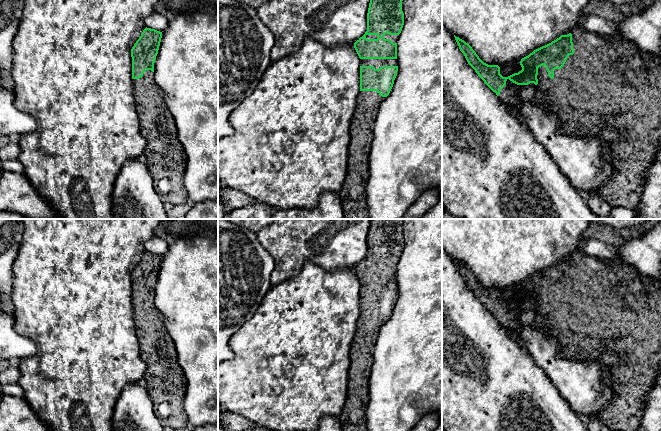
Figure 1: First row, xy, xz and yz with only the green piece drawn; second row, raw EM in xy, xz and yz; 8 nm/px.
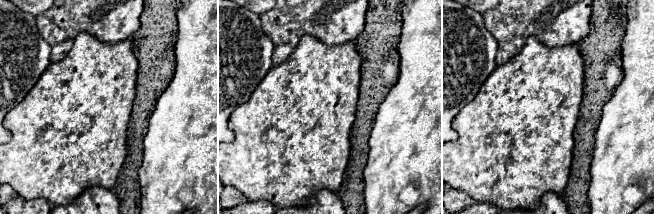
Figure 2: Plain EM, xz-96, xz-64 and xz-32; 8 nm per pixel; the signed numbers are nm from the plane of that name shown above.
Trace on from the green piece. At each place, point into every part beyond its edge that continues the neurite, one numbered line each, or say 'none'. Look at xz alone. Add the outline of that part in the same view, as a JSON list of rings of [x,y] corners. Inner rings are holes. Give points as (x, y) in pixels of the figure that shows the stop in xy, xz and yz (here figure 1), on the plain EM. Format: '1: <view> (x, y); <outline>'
1: xz (377, 287); [[[360,283],[360,290],[373,290],[379,293],[381,290],[398,290],[397,283]]]

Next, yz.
1: yz (608, 307); [[[574,252],[571,258],[574,278],[568,280],[561,293],[554,294],[554,302],[548,300],[544,289],[538,292],[534,327],[558,339],[562,357],[587,361],[606,352],[618,356],[618,366],[603,374],[603,379],[612,389],[613,400],[596,414],[596,420],[613,431],[637,431],[643,415],[645,396],[661,373],[661,282],[641,277],[632,266],[616,257],[602,260]]]

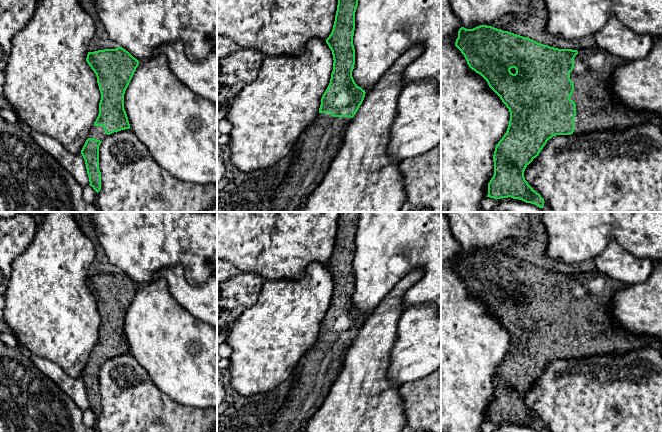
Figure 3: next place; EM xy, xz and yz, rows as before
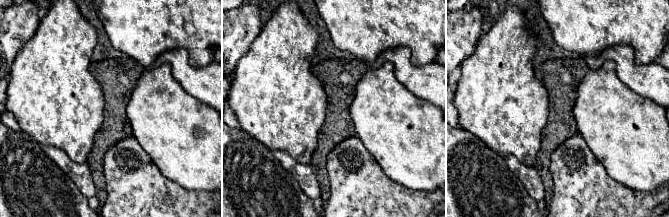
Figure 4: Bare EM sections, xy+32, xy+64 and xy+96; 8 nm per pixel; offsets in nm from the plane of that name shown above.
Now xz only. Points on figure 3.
1: xz (315, 373); [[[317,338],[295,367],[289,395],[269,432],[304,432],[339,376],[351,344]]]

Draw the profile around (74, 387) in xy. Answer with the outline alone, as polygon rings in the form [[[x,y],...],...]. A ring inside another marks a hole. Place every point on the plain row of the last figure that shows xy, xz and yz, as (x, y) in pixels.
[[[30,355],[35,366],[67,393],[82,411],[90,408],[85,384],[81,377],[73,378],[56,363],[46,358]]]

